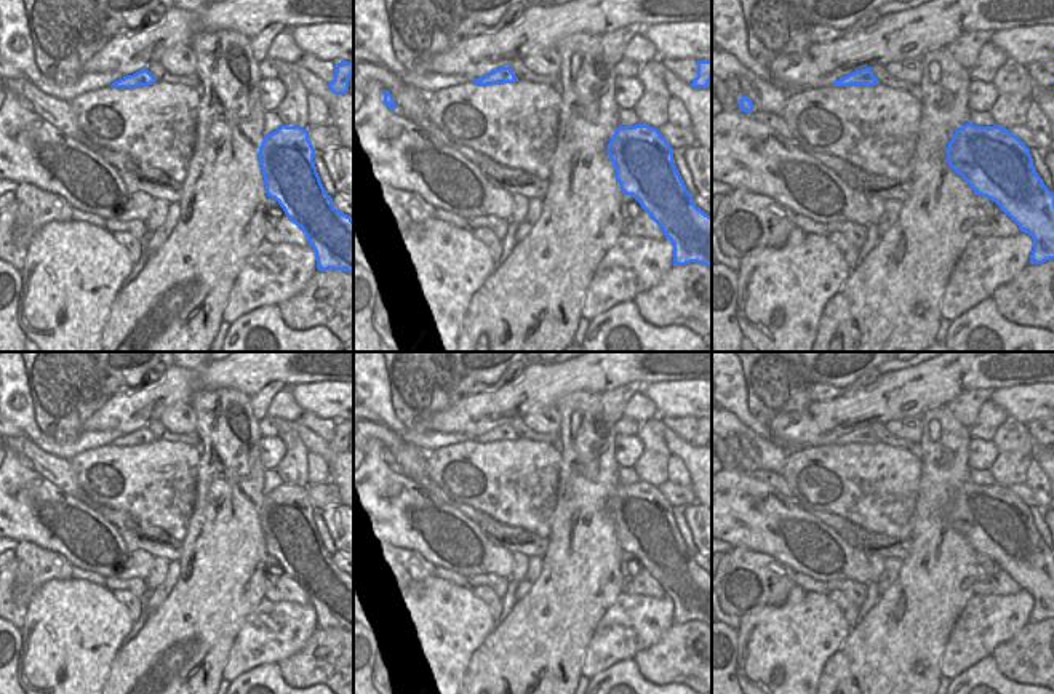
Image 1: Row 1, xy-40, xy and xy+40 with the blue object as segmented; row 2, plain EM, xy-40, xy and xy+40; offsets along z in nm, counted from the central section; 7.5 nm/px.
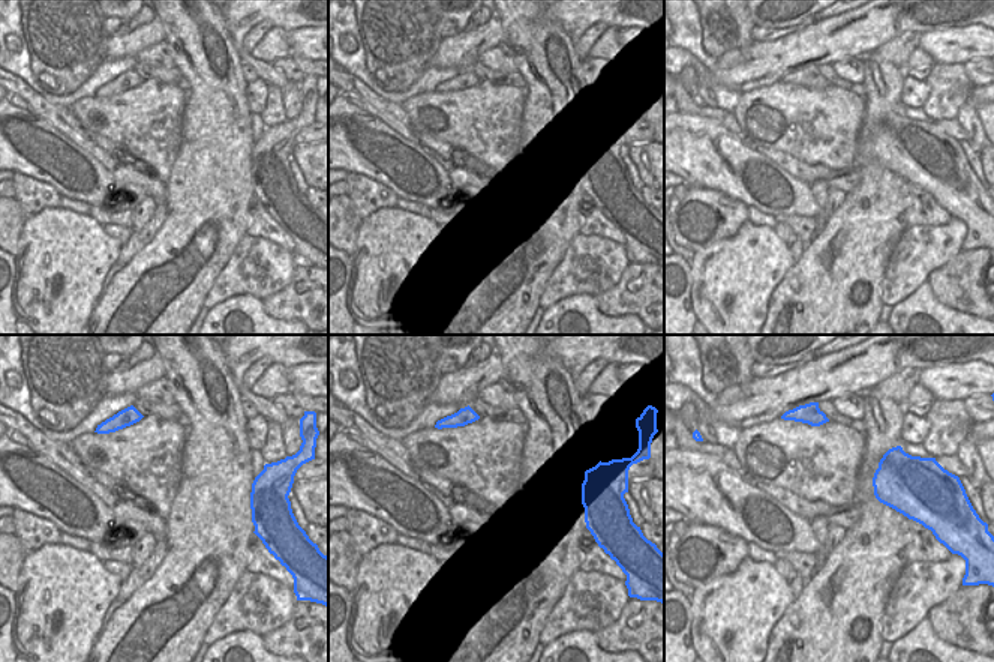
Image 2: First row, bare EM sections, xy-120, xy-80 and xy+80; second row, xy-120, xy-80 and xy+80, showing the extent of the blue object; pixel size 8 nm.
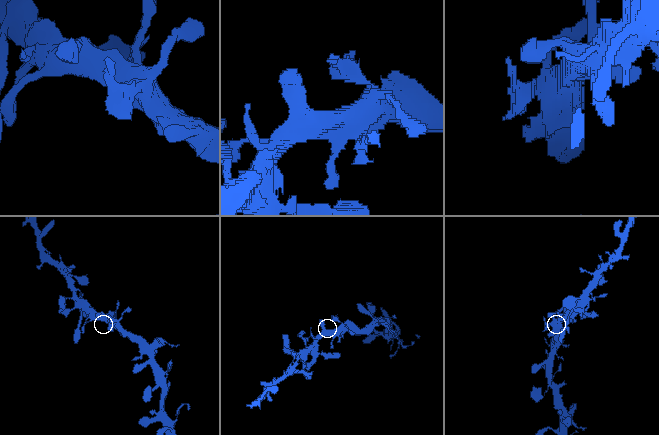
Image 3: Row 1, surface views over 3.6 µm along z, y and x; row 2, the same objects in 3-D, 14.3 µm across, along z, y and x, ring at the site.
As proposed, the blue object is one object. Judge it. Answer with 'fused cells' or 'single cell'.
single cell

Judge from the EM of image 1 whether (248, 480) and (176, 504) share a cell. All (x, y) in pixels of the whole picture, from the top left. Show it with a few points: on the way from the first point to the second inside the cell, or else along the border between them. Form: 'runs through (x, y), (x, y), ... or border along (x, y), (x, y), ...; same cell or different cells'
border along (200, 461), (195, 480), (195, 506), (186, 534); different cells

